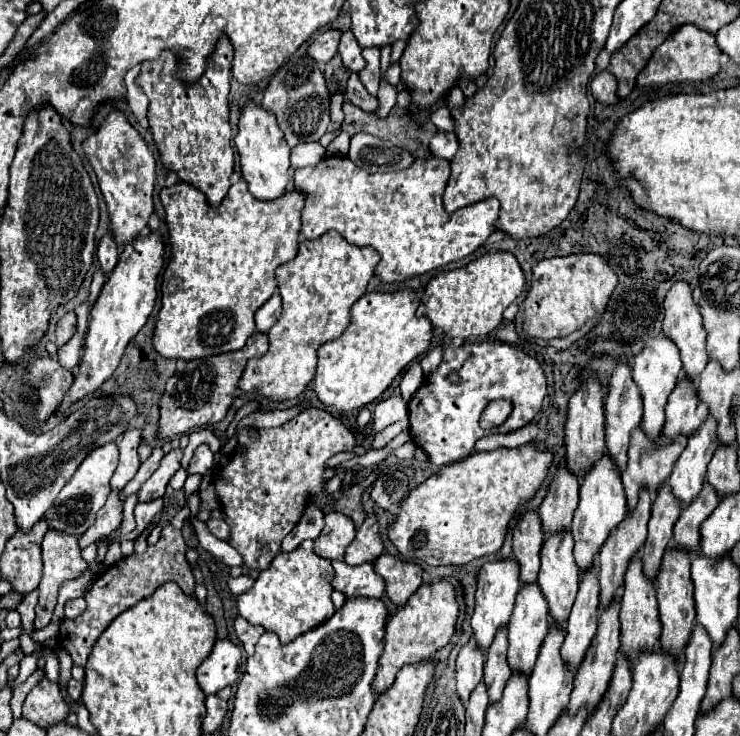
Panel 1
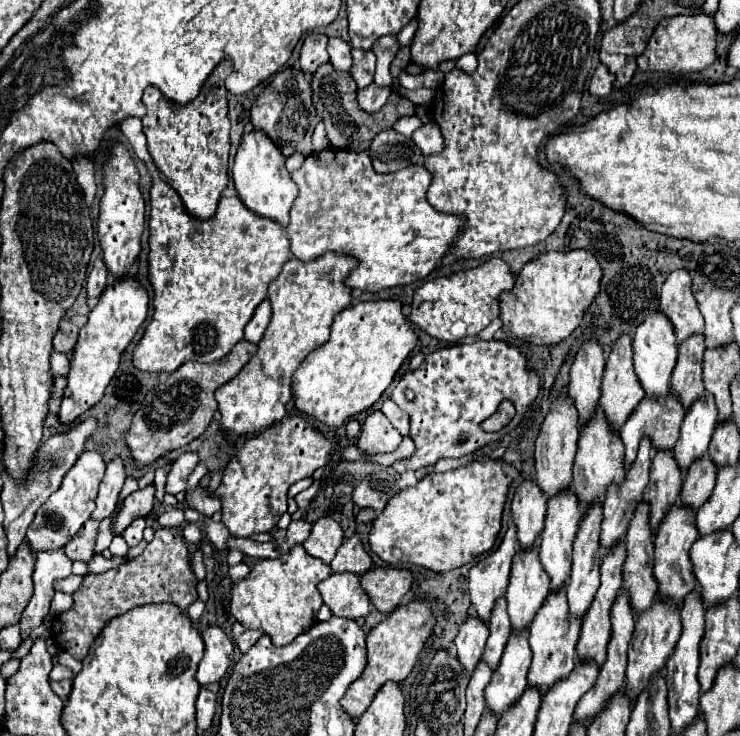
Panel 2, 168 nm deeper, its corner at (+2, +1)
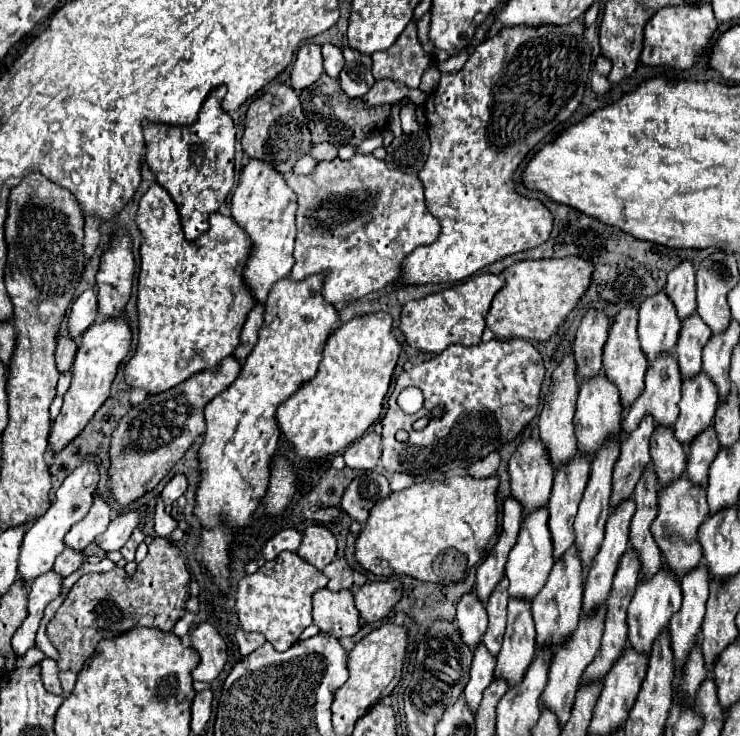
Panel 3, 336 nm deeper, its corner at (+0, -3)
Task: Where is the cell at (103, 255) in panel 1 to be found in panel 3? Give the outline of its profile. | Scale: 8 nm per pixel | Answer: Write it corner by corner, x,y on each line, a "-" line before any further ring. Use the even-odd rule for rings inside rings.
85,290
75,304
71,306
71,314
67,320
67,332
69,338
79,340
85,330
95,322
97,318
97,300
95,300
95,292
93,290

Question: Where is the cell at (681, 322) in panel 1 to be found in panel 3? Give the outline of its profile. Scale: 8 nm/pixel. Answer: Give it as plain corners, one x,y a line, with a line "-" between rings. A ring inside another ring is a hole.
683,260
677,268
673,268
667,276
665,286
667,296
677,308
681,320
691,316
697,310
695,302
695,266
689,260

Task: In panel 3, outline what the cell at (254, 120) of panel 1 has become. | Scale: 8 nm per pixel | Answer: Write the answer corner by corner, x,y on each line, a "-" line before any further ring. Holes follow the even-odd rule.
249,160
239,176
239,184
231,198
231,216
233,220
245,230
249,240
253,242
249,260
245,264
243,282
253,292
253,300
257,304
265,304
271,286
287,278
295,258
293,258
293,242
295,242
295,210
297,210
297,196
285,184
283,176
261,160

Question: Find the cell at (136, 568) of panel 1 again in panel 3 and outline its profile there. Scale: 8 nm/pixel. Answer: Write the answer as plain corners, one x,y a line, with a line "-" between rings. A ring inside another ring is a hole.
155,538
149,544
149,552
139,562
137,572
133,576
127,576
123,568
113,568
105,574
83,574
75,582
75,586
69,590
65,602
55,612
53,620
47,624
47,636
59,652
57,668
79,672
83,668
83,664
95,654
95,648
101,640
125,634
135,626
149,626
149,628
157,628
161,632
171,632
175,622
179,618
183,618
183,614
185,614
183,608
185,608
187,600
189,600
189,572
185,566
185,558
181,556
181,550
167,538

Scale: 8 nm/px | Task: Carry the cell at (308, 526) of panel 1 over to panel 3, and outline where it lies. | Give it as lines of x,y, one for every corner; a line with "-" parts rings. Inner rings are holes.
293,528
277,532
265,546
263,546
263,556
265,560
275,560
283,550
297,550
301,544
301,534

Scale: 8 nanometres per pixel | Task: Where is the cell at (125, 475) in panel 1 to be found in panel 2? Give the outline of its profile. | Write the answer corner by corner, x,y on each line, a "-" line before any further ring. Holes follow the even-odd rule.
115,456
113,460
107,462
107,472
105,478
99,486
99,496
97,496
97,508
93,510
91,518
95,520
103,520
107,516
111,516
111,512
115,510
119,492
123,488
125,482
125,464
119,456

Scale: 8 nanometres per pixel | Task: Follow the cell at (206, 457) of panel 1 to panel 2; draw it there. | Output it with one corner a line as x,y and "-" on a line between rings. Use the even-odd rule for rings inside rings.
185,452
181,454
173,466
171,466
171,472
167,476
167,492
169,494
179,494
185,490
187,486
187,480
189,480
189,474
195,470
195,466
199,464
199,456
197,452

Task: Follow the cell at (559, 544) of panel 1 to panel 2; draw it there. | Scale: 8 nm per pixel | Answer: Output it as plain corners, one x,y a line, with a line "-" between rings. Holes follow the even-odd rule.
573,490
561,492
547,502
545,528
541,532
541,546
539,546
539,560
545,568
545,572
549,574
551,592
561,590
569,580
569,572
571,572
571,564
573,564
571,562
573,540
575,540
575,534
579,528
579,520
581,520
581,508
577,506
577,496
573,496

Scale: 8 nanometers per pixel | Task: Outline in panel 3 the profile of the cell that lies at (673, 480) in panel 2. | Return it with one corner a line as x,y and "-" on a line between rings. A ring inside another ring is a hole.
655,426
655,432
651,434
651,458
661,484
673,482
683,474
687,454
679,440
675,440
671,426

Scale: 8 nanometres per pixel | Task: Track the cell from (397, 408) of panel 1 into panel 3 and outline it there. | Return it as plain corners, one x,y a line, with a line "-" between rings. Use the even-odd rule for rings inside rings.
369,432
357,442
353,442
345,450
345,464
347,468
355,470
373,470
381,458
381,436
377,432

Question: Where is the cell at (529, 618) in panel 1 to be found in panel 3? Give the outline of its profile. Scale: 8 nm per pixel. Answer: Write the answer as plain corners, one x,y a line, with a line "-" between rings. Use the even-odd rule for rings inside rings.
541,506
525,516
519,536
517,536
517,542
515,542
515,548
511,548
511,552
509,552
507,566
505,566
505,576
511,582
509,596
533,600
537,596
537,592
543,588
543,584
547,582
547,576
549,576
553,564
555,564
555,558
553,558
551,534
547,528
547,506

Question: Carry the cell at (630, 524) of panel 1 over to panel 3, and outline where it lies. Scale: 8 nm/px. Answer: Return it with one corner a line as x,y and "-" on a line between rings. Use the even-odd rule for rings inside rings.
645,416
637,430
633,430
621,444
621,456
613,470
613,496
611,496
611,508
615,508
619,502
627,500
635,484
639,482
645,466
651,462
649,456
649,436
655,428
655,420
651,416

